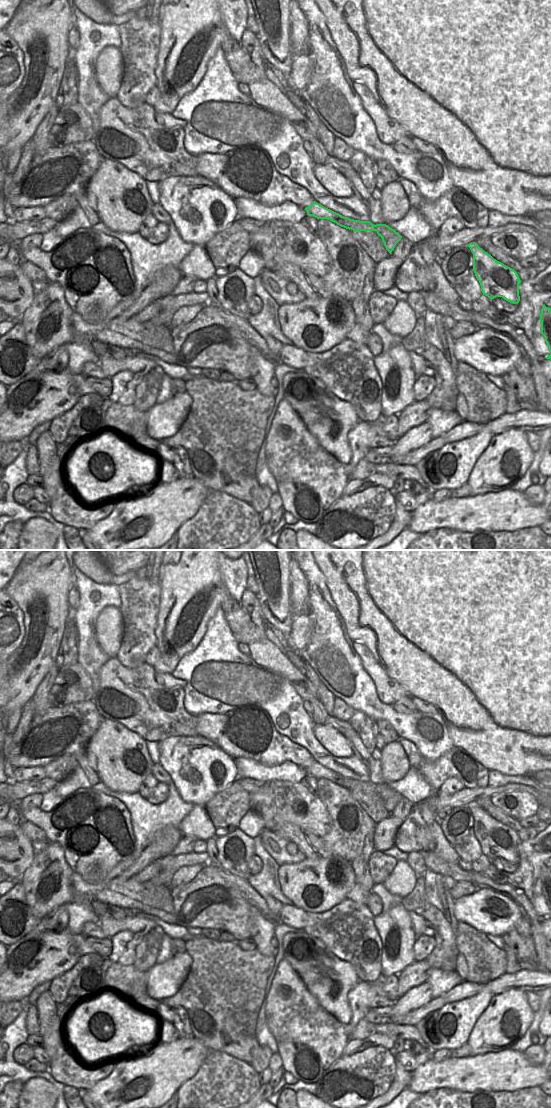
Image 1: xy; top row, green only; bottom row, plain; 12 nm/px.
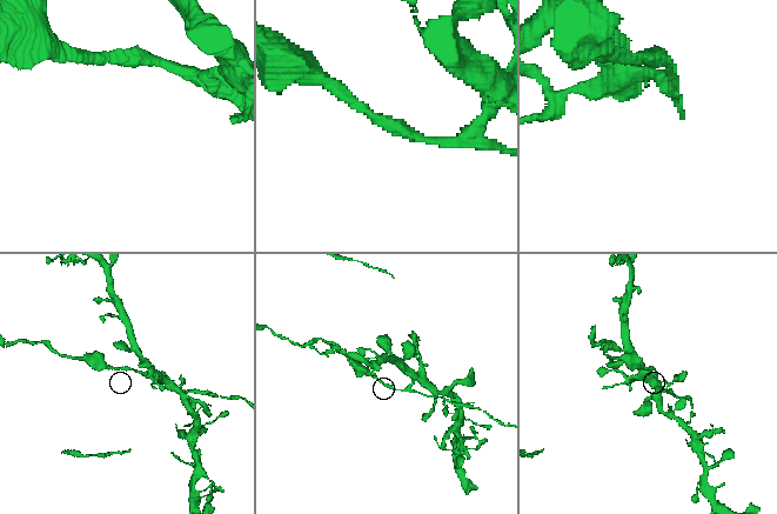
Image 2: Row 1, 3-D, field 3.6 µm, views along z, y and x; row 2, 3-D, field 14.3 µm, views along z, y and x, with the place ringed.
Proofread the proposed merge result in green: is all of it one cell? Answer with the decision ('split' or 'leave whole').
split

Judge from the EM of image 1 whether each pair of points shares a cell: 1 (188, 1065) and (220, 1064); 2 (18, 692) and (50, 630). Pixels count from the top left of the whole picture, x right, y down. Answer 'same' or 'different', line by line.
1: different
2: same

